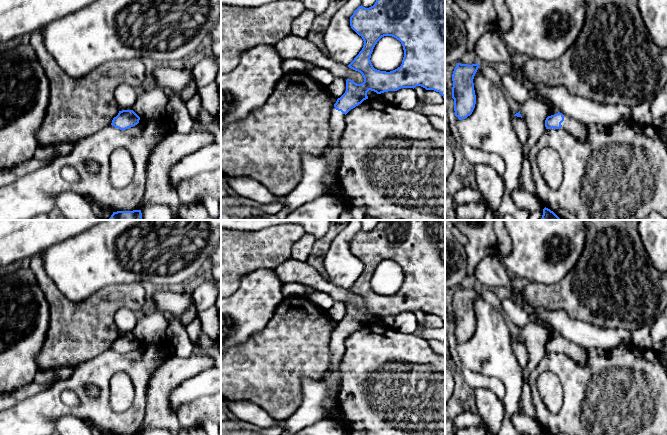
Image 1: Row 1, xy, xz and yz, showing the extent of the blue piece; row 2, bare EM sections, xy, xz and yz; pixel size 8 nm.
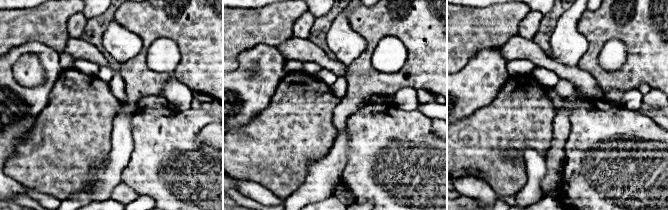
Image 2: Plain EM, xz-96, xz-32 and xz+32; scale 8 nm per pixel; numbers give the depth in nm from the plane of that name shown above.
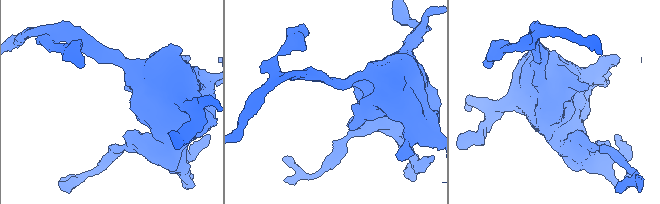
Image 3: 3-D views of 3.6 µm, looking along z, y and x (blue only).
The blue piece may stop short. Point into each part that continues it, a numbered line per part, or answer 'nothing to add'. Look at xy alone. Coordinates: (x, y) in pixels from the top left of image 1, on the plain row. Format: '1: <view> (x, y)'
1: xy (78, 332)

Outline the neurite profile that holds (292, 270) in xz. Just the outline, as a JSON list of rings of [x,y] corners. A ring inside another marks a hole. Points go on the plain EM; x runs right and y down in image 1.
[[[293,258],[281,264],[275,273],[279,280],[285,284],[288,282],[300,283],[312,287],[318,292],[328,294],[334,301],[351,303],[357,308],[364,306],[362,298],[338,287],[326,280],[316,269],[307,262],[300,262]]]

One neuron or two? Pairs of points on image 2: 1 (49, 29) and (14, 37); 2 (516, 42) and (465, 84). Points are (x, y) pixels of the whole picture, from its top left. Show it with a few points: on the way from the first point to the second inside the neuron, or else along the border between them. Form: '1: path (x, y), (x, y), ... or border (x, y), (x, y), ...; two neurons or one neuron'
1: path (40, 29), (23, 29); one neuron
2: border (498, 49), (507, 61); two neurons

